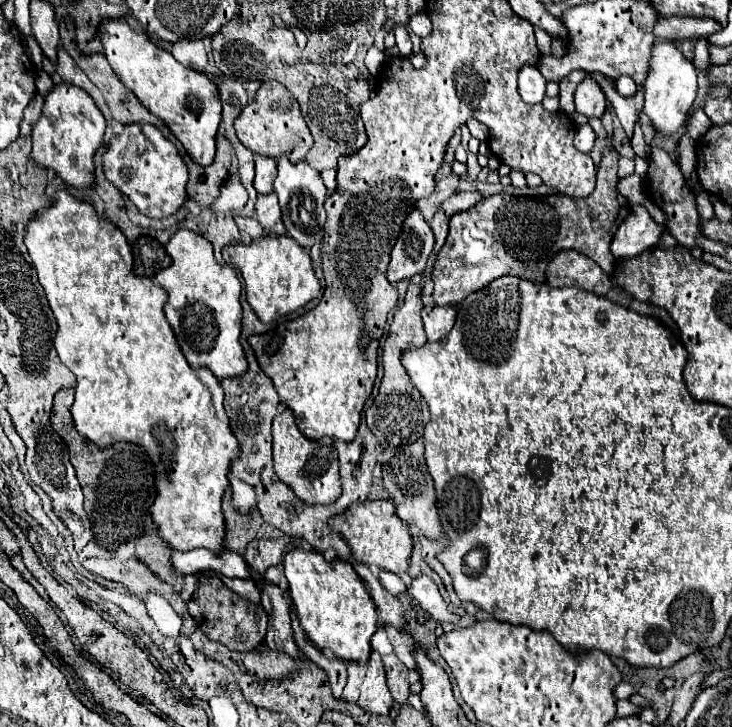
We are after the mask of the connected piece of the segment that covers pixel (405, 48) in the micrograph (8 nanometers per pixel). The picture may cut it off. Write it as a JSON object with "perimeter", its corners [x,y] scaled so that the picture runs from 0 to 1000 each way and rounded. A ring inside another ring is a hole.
{"perimeter":[[[542,37],[540,40],[540,54],[542,54],[542,67],[545,67],[548,78],[559,78],[561,76],[561,54],[553,45],[551,37]]]}

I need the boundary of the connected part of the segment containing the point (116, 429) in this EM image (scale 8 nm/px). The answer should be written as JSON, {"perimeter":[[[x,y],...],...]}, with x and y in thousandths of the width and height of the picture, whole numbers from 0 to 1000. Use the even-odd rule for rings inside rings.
{"perimeter":[[[92,263],[75,265],[72,285],[51,293],[40,307],[34,337],[81,447],[75,480],[83,499],[105,519],[102,554],[97,557],[105,596],[133,615],[149,615],[163,607],[195,615],[212,645],[214,684],[204,703],[214,722],[214,736],[234,755],[261,758],[280,752],[302,763],[310,736],[302,686],[307,673],[316,670],[310,653],[316,637],[327,631],[329,618],[305,563],[299,521],[283,505],[261,505],[239,469],[223,431],[228,403],[206,384],[182,376],[182,348],[171,323],[154,307],[135,301],[122,279],[105,276]]]}

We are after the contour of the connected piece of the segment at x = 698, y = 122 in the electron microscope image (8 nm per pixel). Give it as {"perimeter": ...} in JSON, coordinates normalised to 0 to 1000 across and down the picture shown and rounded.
{"perimeter":[[[952,150],[952,153],[941,161],[941,166],[939,166],[936,186],[941,186],[944,191],[955,191],[955,188],[960,188],[960,186],[969,180],[969,175],[971,175],[969,161],[966,161],[958,150]]]}

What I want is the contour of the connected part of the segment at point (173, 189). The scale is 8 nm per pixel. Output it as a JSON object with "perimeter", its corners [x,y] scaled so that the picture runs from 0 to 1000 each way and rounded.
{"perimeter":[[[204,169],[173,172],[163,188],[154,188],[141,213],[141,227],[143,243],[201,298],[231,298],[242,293],[255,276],[255,227],[247,219],[242,202]]]}

